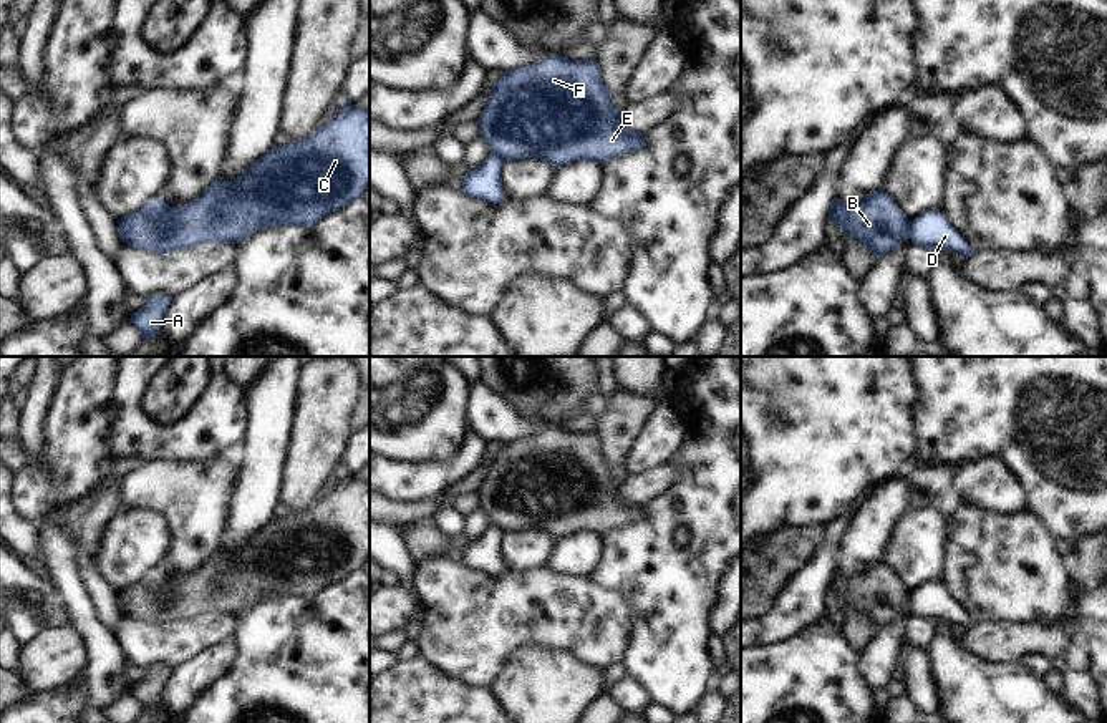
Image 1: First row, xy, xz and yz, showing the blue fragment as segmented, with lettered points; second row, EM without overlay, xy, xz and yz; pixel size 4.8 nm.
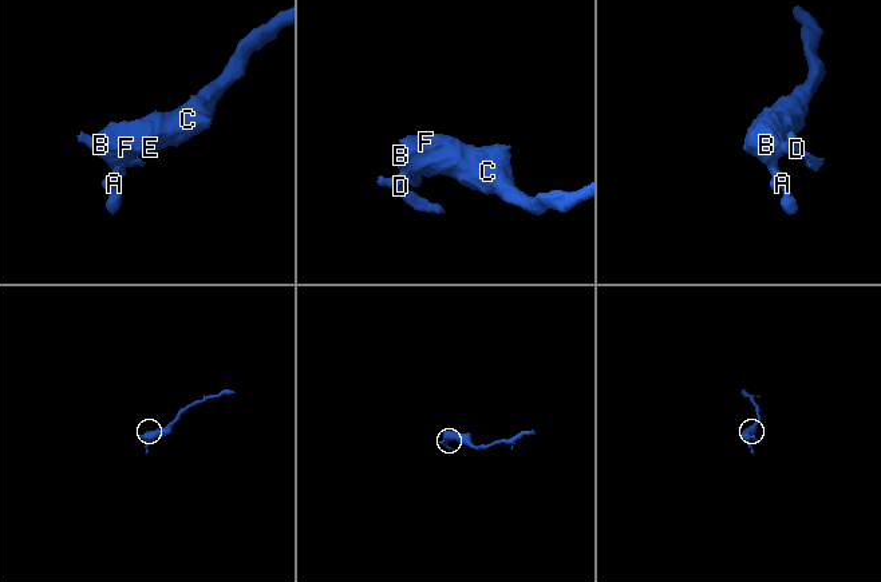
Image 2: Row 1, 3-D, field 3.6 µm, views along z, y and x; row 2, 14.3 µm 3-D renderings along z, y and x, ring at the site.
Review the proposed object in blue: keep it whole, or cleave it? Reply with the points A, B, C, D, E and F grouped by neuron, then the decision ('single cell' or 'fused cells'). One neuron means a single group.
A B C E F / D; fused cells

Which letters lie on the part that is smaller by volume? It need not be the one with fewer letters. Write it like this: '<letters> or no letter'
D

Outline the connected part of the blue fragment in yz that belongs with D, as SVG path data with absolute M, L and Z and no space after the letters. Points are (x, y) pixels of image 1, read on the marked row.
M926 211L911 221L910 229L911 244L930 249L943 249L950 254L960 254L964 259L971 257L974 250L948 222L945 212Z

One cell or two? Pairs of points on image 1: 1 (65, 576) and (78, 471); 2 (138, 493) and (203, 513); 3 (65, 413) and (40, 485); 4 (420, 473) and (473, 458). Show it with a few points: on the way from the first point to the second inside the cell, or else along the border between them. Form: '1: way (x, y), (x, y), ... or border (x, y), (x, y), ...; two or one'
1: border (68, 503), (58, 503), (43, 518); two
2: way (154, 493), (183, 493), (186, 496); one
3: way (65, 433), (65, 470), (60, 475); one
4: way (433, 473), (449, 473), (459, 466); one

